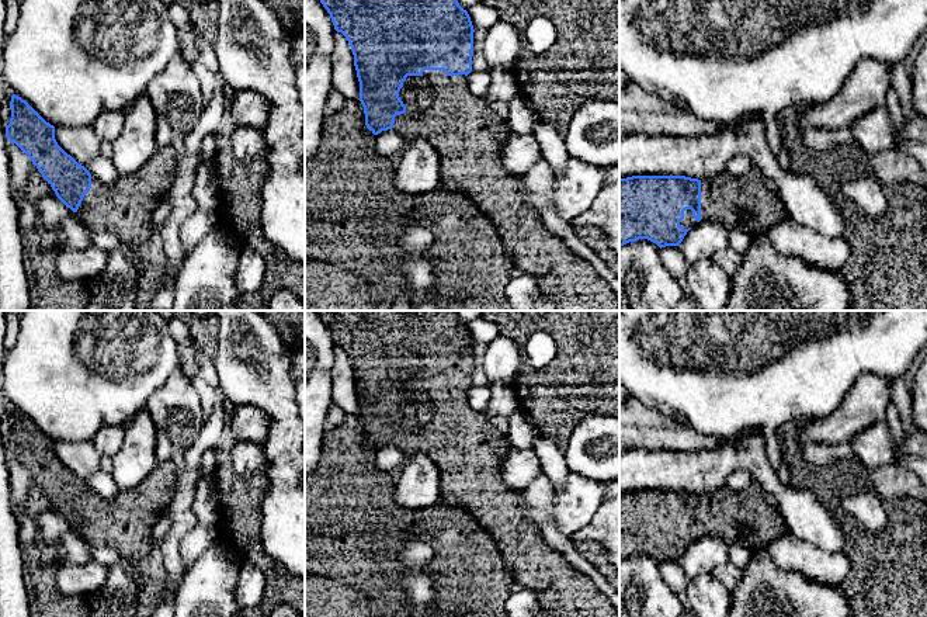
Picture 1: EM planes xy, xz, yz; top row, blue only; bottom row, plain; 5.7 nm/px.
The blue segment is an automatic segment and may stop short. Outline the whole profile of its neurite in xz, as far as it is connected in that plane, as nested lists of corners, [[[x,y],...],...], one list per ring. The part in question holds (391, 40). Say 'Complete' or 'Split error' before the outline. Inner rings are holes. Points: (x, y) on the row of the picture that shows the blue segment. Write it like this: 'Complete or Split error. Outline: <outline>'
Split error. Outline: [[[320,0],[323,7],[330,14],[334,30],[341,32],[348,41],[353,55],[357,77],[360,82],[360,101],[364,107],[365,125],[378,135],[382,131],[393,129],[406,143],[414,139],[426,139],[433,145],[440,156],[441,187],[448,191],[456,191],[468,197],[476,207],[492,221],[497,229],[506,253],[513,259],[514,266],[525,274],[538,278],[542,294],[555,304],[555,311],[619,311],[619,299],[608,285],[608,282],[598,275],[594,267],[574,254],[567,245],[563,245],[553,236],[545,223],[539,219],[534,207],[528,202],[527,190],[521,176],[513,174],[507,170],[501,160],[501,146],[510,136],[511,131],[506,119],[500,118],[483,98],[475,97],[468,89],[468,74],[472,72],[473,56],[473,25],[466,10],[464,10],[458,0]],[[421,84],[428,87],[431,94],[431,104],[426,110],[417,108],[417,91]]]

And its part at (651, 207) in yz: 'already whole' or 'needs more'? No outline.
needs more

